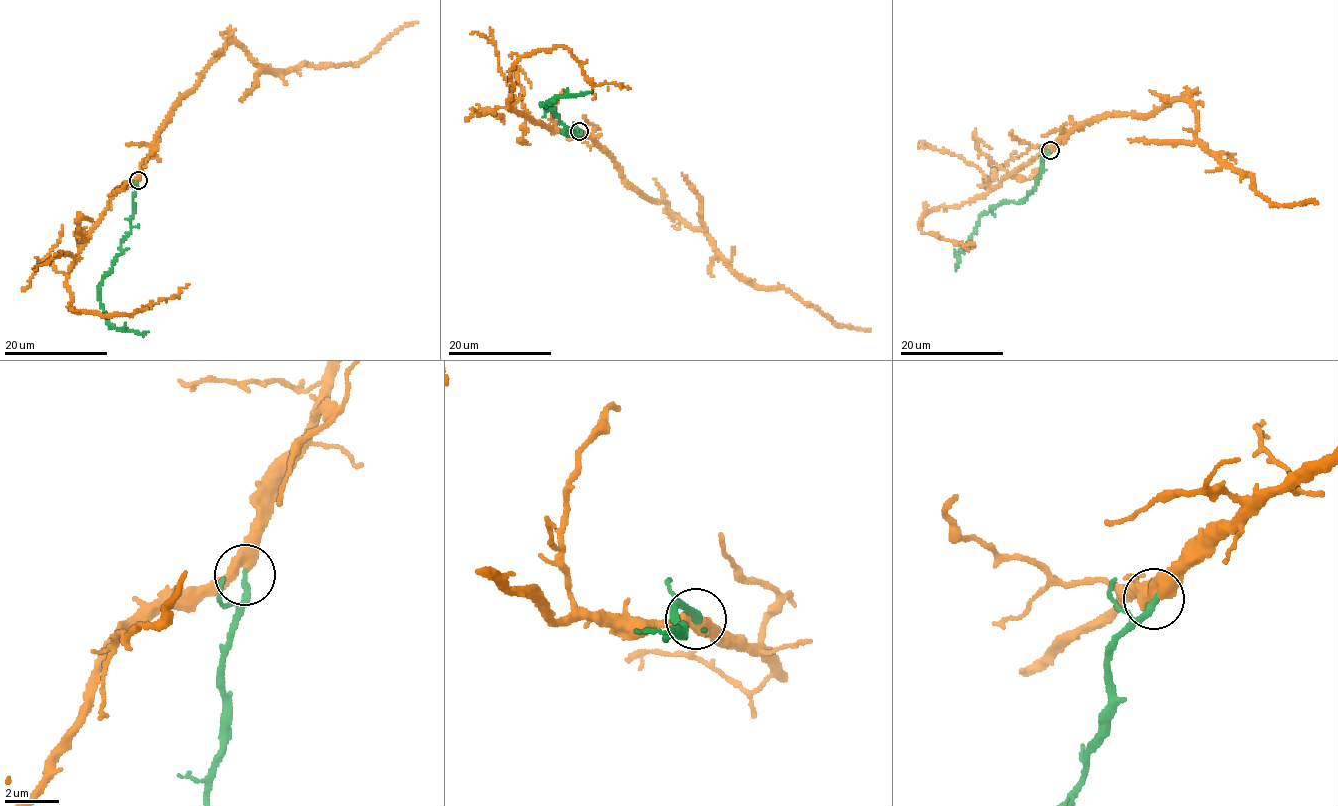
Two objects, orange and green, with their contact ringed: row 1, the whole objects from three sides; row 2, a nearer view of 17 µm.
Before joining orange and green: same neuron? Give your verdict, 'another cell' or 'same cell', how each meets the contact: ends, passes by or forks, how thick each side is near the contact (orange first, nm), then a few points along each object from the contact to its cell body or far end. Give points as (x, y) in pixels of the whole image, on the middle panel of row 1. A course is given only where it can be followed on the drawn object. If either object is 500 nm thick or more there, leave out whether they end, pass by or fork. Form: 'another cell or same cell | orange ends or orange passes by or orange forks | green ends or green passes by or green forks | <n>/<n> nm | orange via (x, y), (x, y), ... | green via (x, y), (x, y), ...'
same cell | orange passes by | green ends | 460/240 nm | orange via (578, 131), (609, 152), (631, 188), (703, 231), (736, 273), (759, 287), (784, 286), (838, 324), (869, 330) | green via (579, 131), (575, 128), (576, 135), (563, 132), (565, 125), (555, 112), (541, 106), (555, 98), (591, 93)

